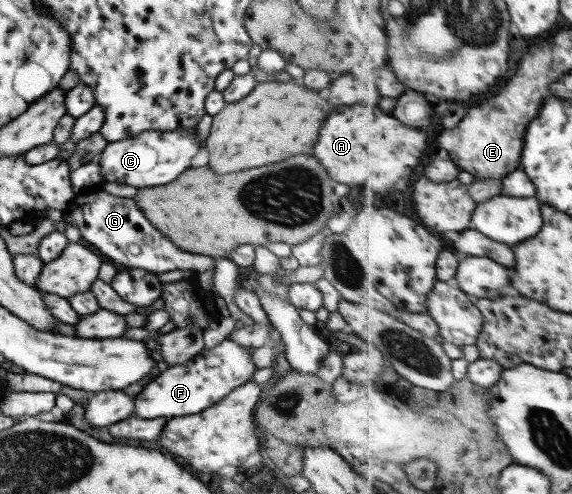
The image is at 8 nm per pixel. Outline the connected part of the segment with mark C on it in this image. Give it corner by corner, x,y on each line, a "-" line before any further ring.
180,128
170,132
148,130
124,140
106,143
96,164
100,168
102,183
116,182
136,189
160,186
172,182
182,170
186,170
192,156
198,154
198,138
193,130

